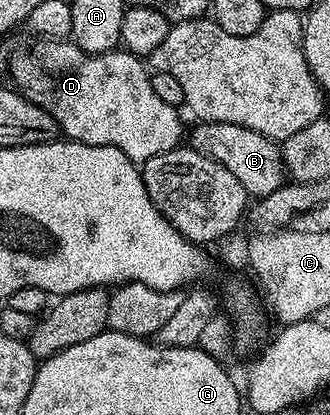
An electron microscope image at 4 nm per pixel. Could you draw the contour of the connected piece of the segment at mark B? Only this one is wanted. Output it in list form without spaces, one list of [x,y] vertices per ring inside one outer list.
[[[201,121],[195,126],[191,133],[190,130],[188,133],[189,148],[232,172],[244,187],[247,196],[254,199],[267,197],[285,182],[286,172],[281,146],[270,137],[260,135],[251,128],[240,127],[239,124]]]

